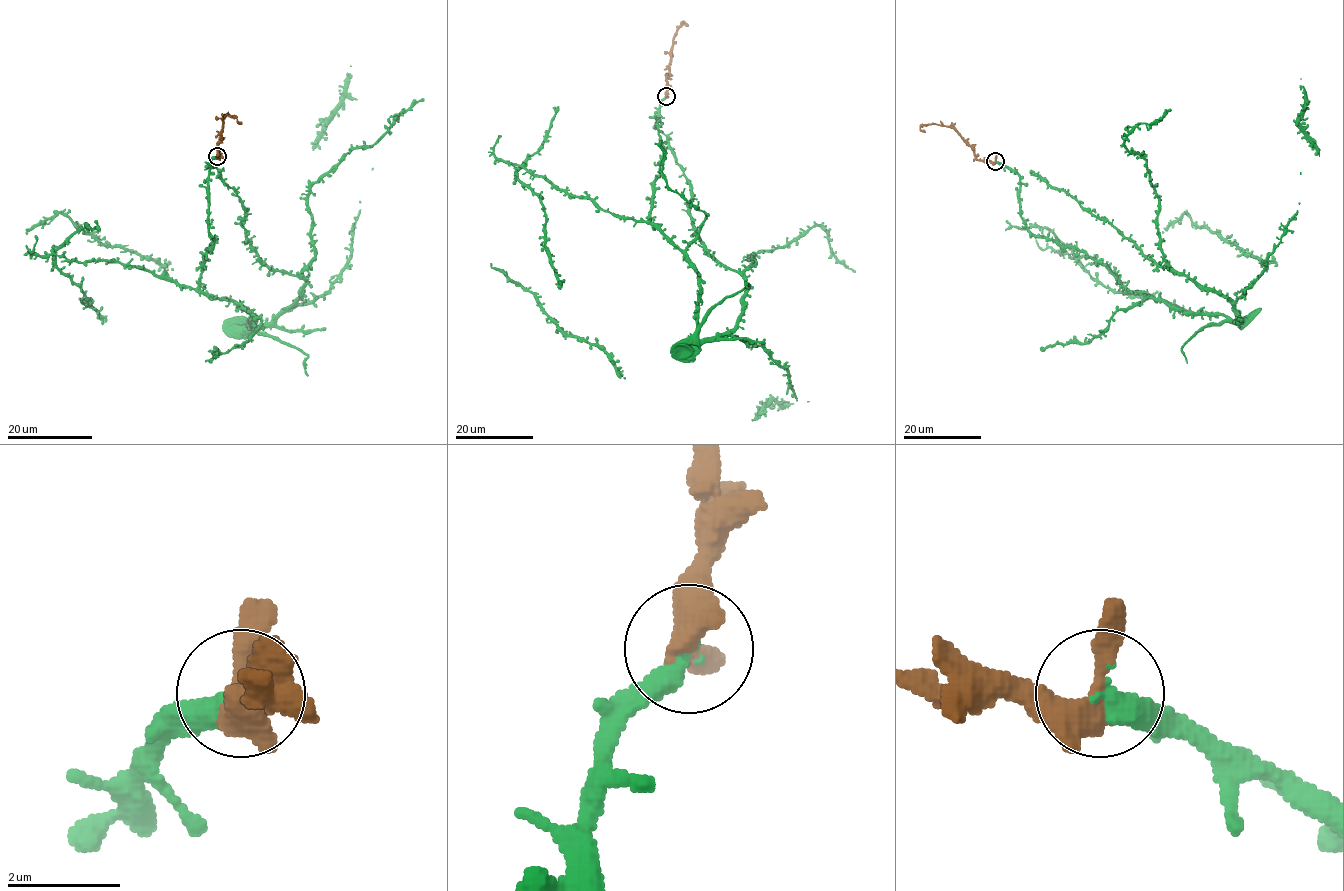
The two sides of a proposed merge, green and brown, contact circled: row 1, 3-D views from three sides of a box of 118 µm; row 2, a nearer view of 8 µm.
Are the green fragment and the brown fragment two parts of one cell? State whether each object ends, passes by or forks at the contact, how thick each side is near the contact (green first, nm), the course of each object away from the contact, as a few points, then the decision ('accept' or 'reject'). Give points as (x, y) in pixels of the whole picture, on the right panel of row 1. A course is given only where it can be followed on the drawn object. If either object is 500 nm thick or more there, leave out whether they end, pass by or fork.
green ends there; brown forks there; 400 nm thick on the green side, 340 nm on the other; green runs (995, 161), (1020, 177), (1034, 235), (1173, 309), (1238, 321), (1165, 260), (1147, 162), (1124, 144), (1171, 109); brown runs (995, 161), (979, 160), (974, 149), (952, 128), (927, 124), (920, 128), (925, 132); accept

